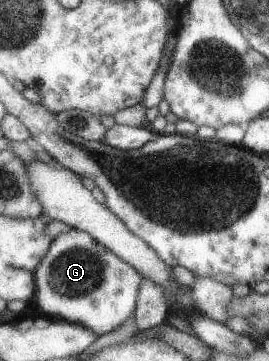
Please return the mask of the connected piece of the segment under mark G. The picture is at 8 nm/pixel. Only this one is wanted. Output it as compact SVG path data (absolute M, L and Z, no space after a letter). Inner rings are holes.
M70 228L59 233L50 240L46 253L32 273L35 283L32 300L49 318L57 316L80 324L99 336L134 316L142 276L88 232Z

